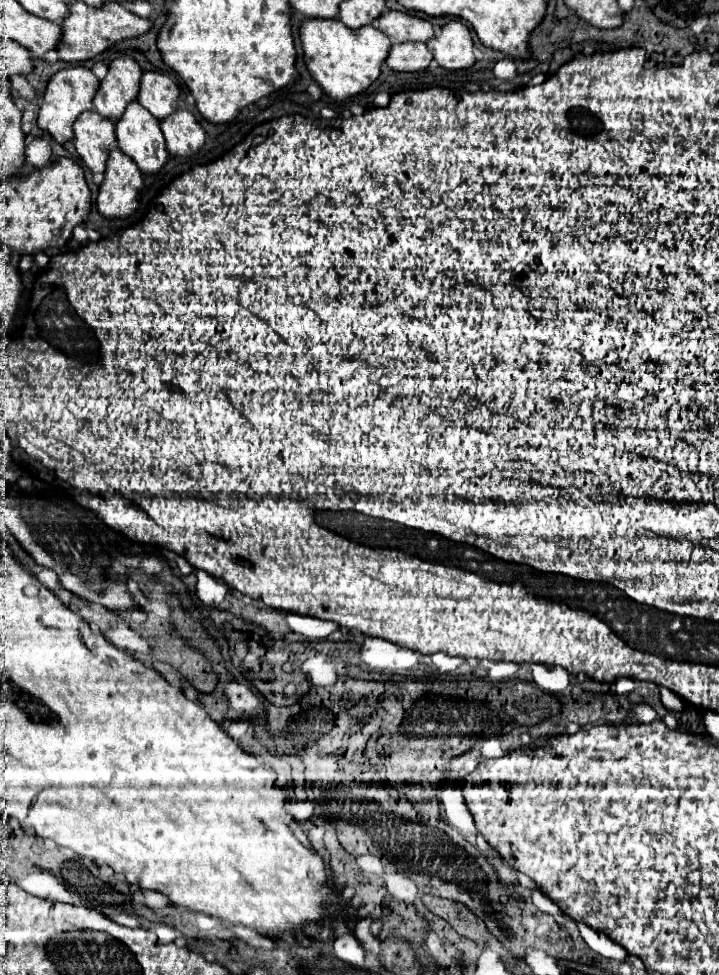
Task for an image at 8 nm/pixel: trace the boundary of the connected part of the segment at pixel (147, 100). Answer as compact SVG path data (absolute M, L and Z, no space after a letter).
M148 70L140 80L138 102L162 120L162 116L168 116L178 108L178 86L168 76Z

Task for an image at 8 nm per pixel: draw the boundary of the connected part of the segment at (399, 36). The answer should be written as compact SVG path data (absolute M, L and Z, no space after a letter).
M388 10L378 18L378 28L390 36L394 42L404 42L404 40L420 40L426 42L434 36L432 24L426 18L412 16L408 12L400 10Z

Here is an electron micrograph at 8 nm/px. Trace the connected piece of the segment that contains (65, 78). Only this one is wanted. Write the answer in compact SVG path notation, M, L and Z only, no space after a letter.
M84 66L58 70L48 80L48 86L46 86L46 92L44 92L44 102L42 102L40 114L38 114L38 126L42 130L50 132L50 136L60 144L64 144L66 140L72 140L74 138L72 124L84 110L92 108L92 96L96 92L96 88L98 88L98 78L94 76L92 70L88 70Z

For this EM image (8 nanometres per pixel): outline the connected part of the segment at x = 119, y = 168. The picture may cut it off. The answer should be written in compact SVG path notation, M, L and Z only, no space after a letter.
M112 148L104 180L98 190L96 208L106 218L126 218L138 208L138 190L142 188L142 172L120 148Z

